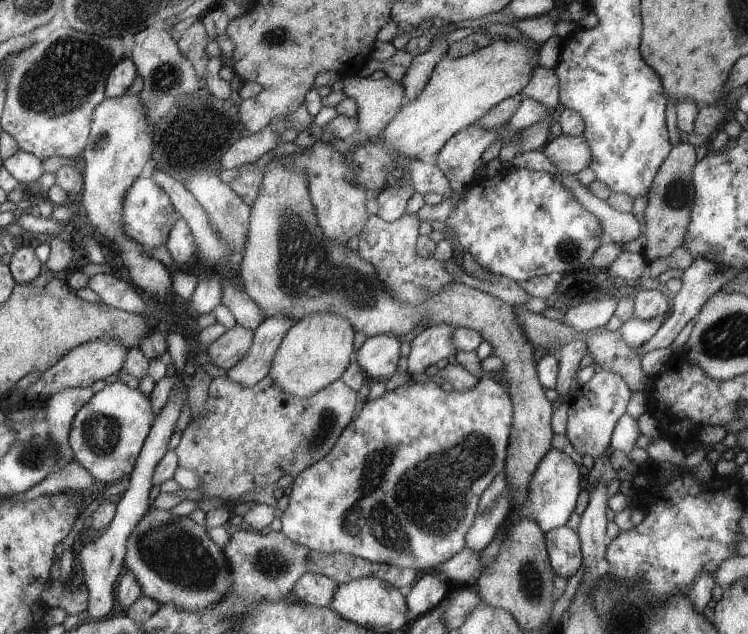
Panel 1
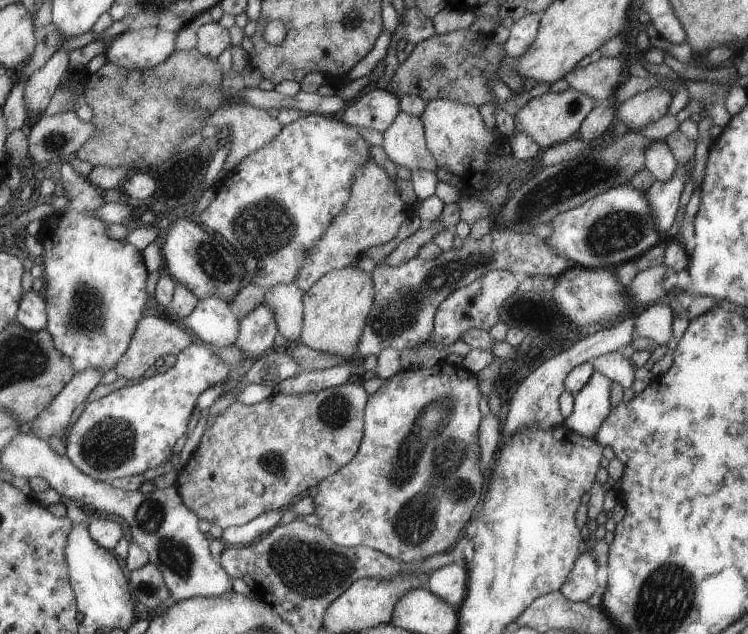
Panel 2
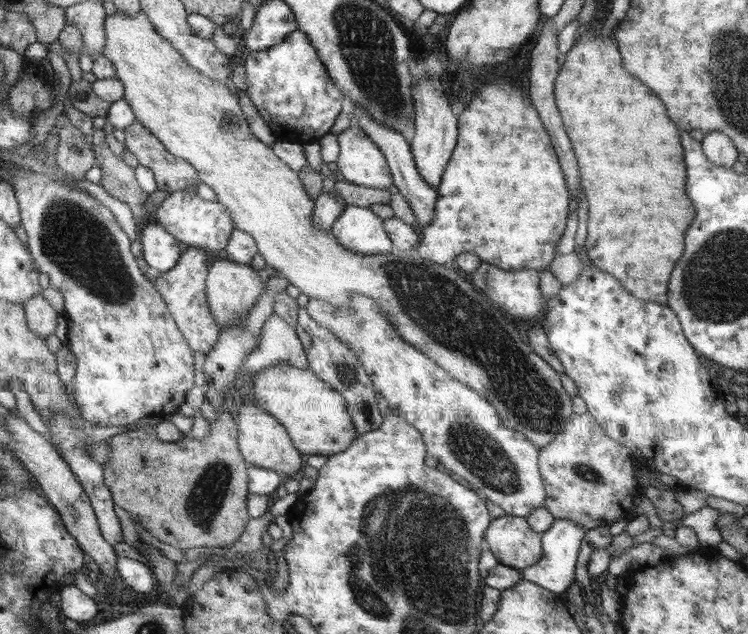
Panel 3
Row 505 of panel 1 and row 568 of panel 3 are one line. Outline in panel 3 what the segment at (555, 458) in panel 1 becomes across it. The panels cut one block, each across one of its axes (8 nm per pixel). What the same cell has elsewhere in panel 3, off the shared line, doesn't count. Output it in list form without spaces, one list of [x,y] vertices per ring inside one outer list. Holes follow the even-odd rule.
[[[556,518],[554,524],[542,533],[541,546],[544,548],[544,556],[536,565],[520,570],[522,578],[538,583],[538,586],[543,586],[554,594],[564,596],[570,584],[574,584],[574,570],[577,570],[576,556],[580,556],[578,548],[581,548],[586,531],[584,526],[578,526],[572,520]]]

